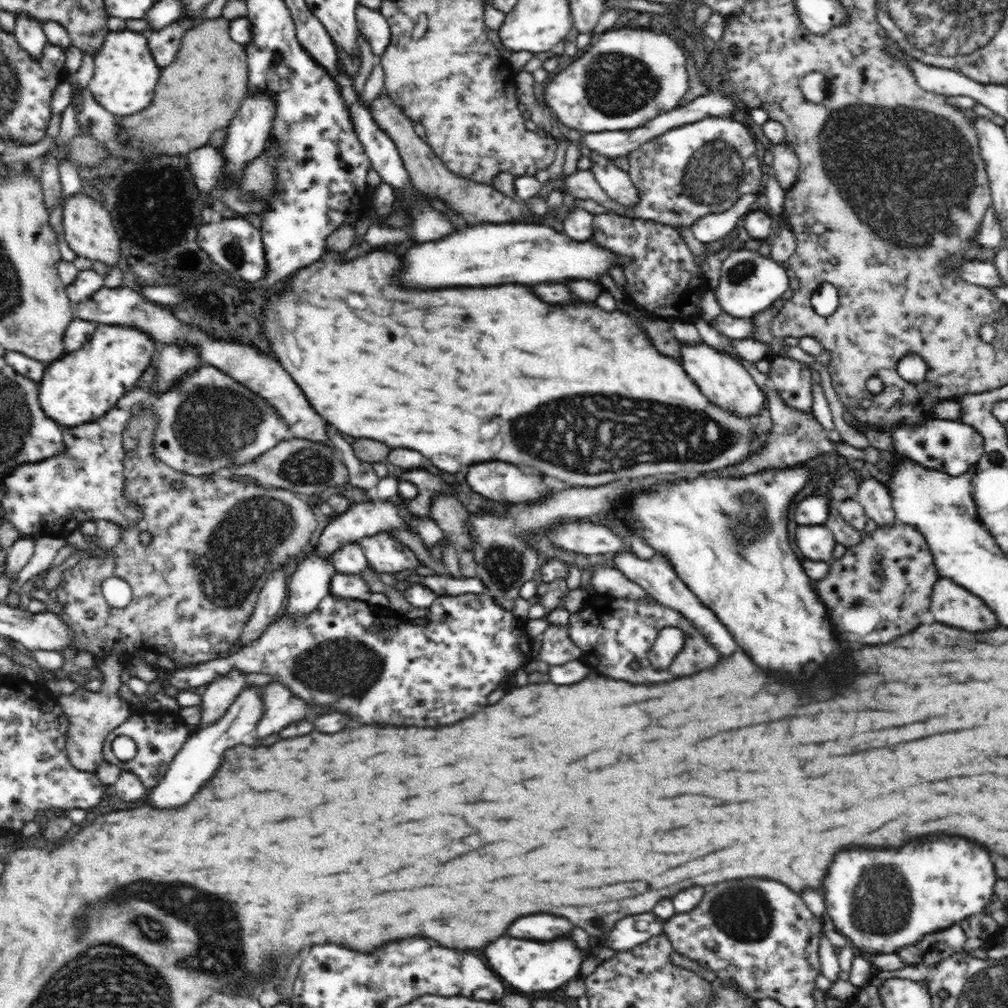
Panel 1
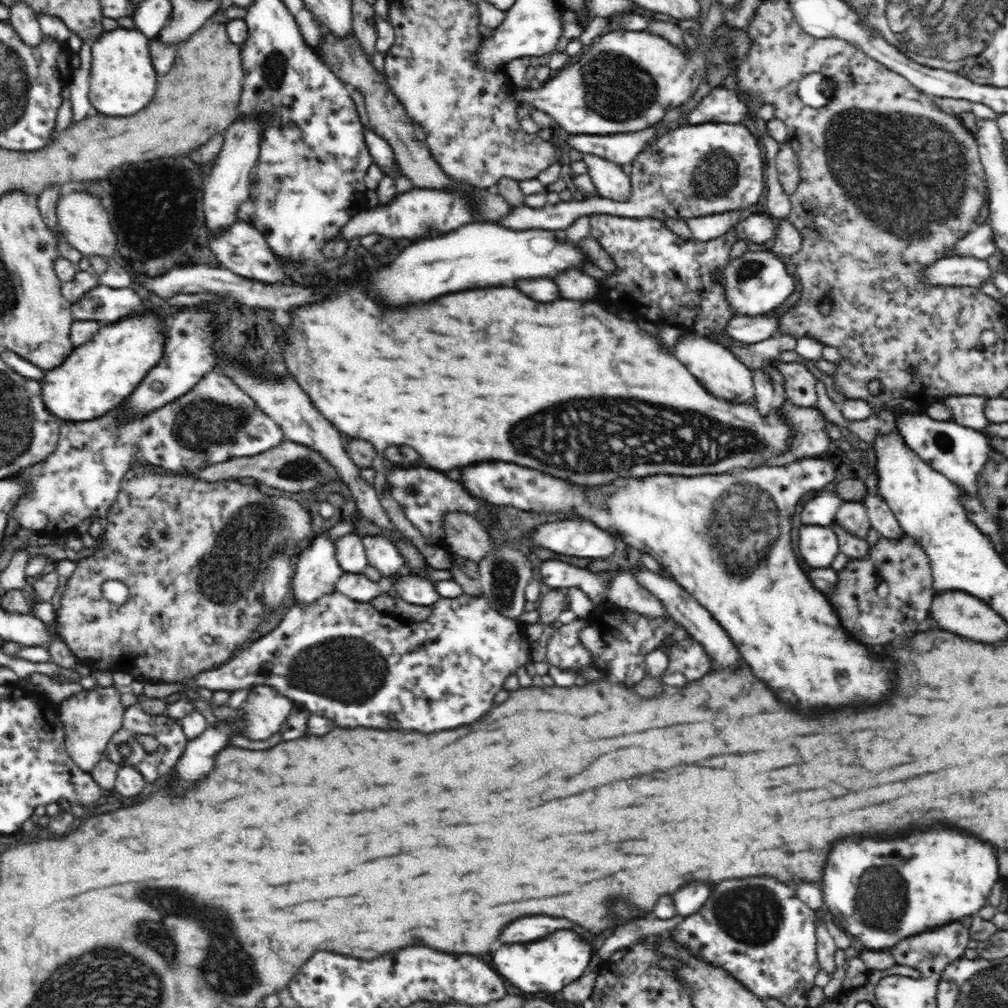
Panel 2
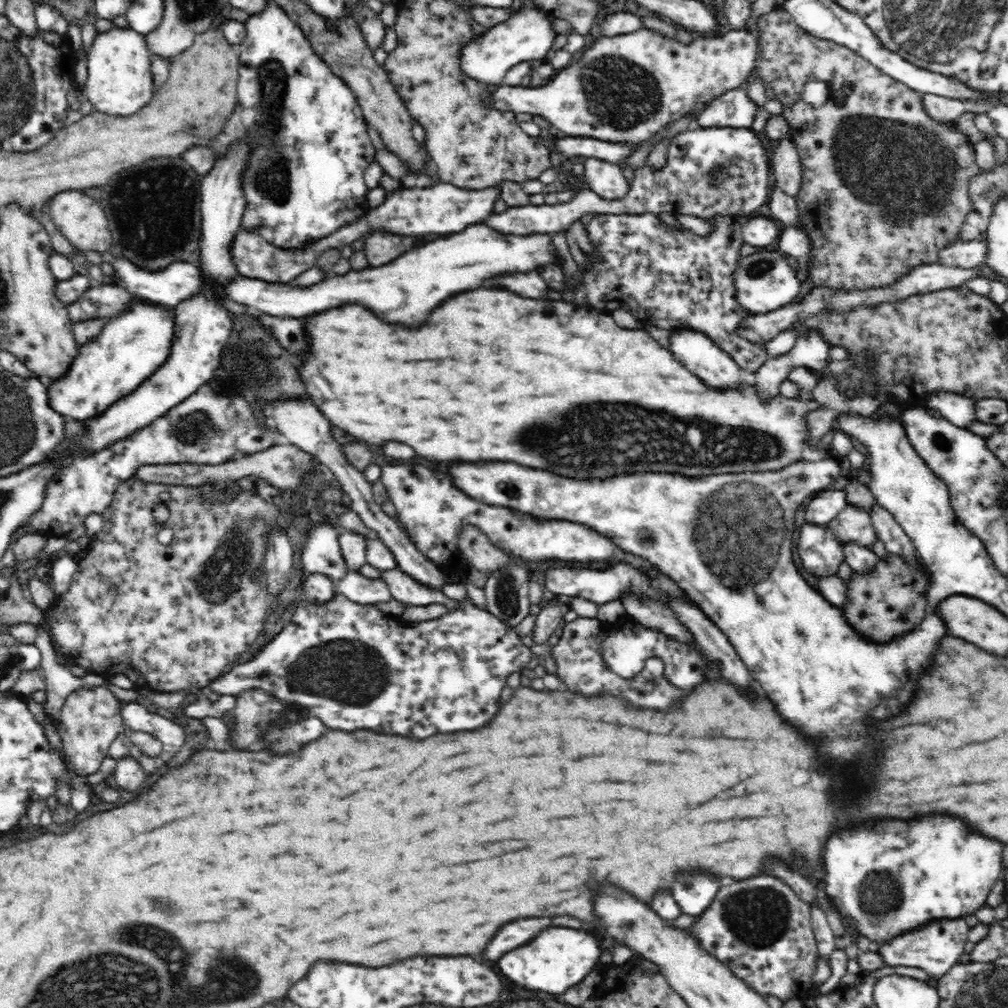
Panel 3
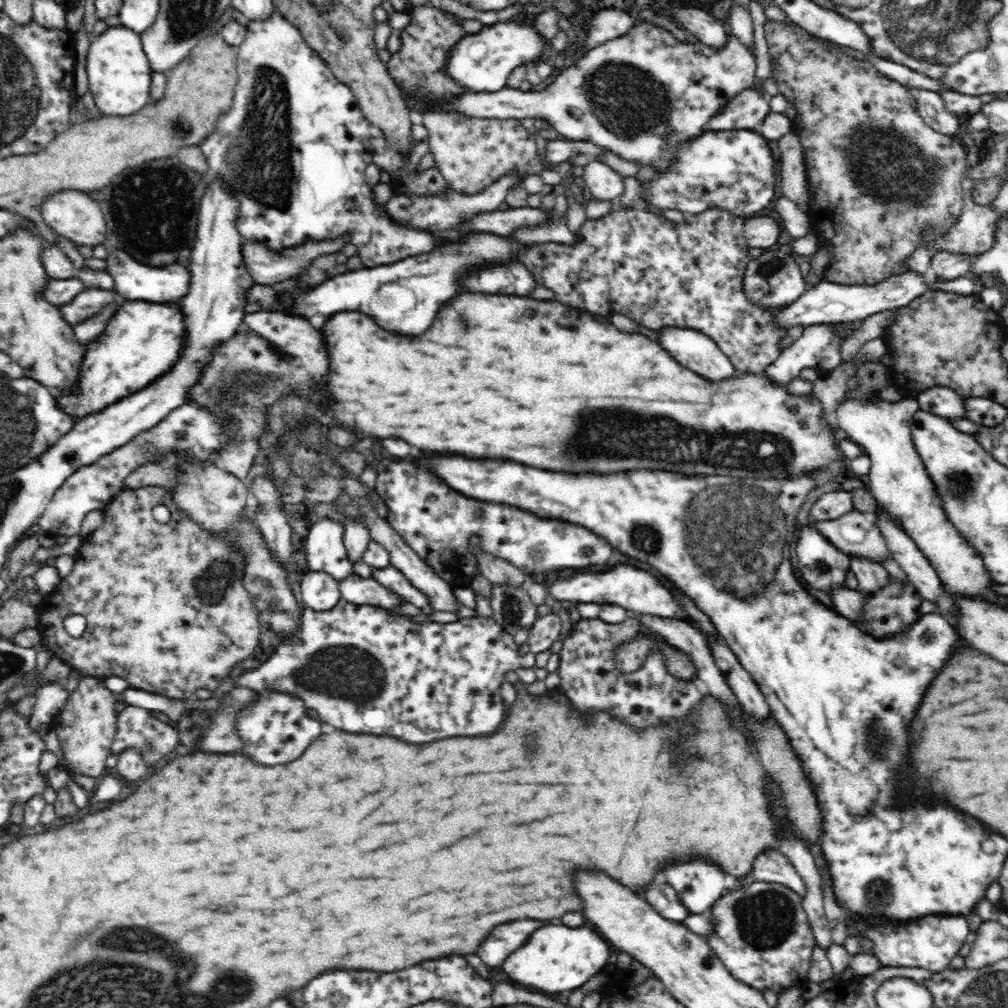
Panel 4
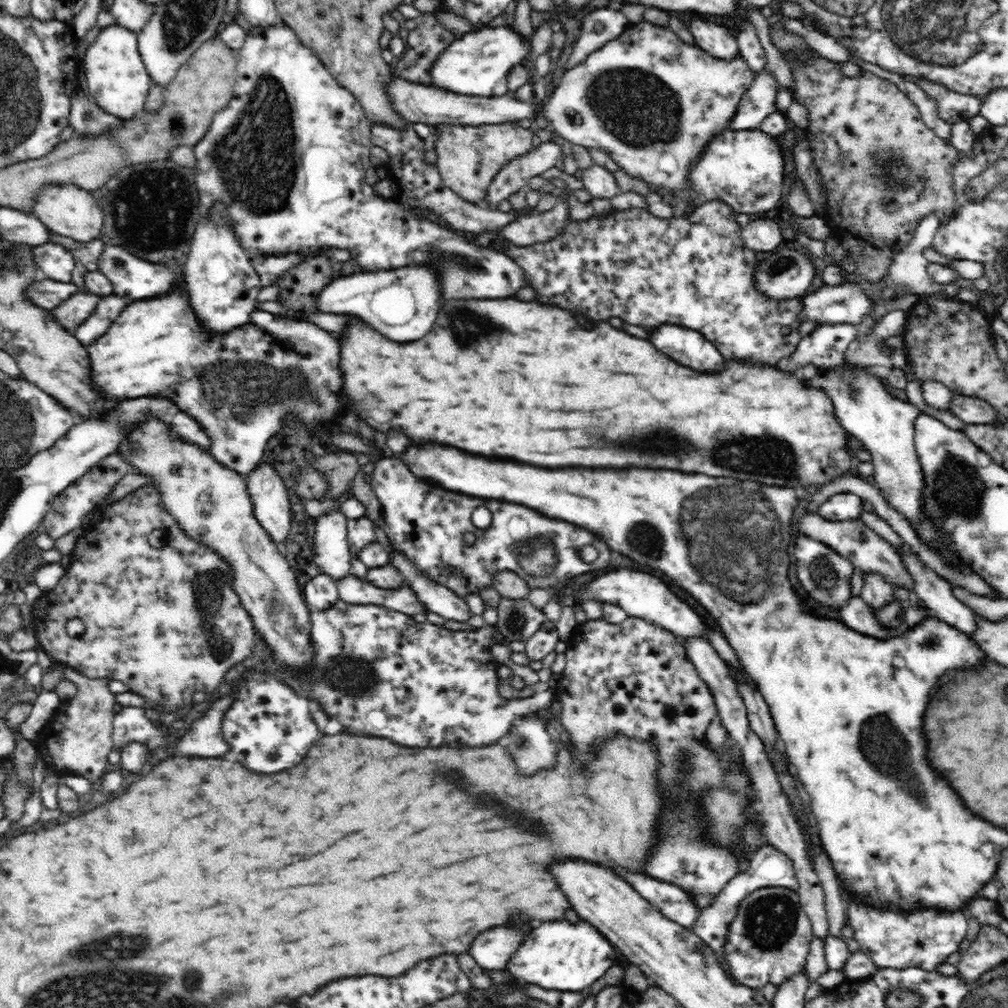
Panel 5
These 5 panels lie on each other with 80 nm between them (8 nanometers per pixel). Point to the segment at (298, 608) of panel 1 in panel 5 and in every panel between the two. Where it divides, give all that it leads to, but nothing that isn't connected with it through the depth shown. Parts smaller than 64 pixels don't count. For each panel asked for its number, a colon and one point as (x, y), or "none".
2: (317, 571)
3: (322, 553)
4: (325, 552)
5: (331, 554)

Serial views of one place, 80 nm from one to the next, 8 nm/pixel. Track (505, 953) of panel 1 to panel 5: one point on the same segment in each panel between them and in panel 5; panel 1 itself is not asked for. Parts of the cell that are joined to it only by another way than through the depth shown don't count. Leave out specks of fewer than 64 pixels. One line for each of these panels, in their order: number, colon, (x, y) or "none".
2: (547, 965)
3: (557, 959)
4: (556, 959)
5: (560, 955)

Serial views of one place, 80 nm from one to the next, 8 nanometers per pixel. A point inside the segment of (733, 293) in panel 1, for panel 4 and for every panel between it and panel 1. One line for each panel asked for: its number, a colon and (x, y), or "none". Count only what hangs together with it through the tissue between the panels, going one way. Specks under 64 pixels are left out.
2: (759, 281)
3: (764, 281)
4: (773, 280)

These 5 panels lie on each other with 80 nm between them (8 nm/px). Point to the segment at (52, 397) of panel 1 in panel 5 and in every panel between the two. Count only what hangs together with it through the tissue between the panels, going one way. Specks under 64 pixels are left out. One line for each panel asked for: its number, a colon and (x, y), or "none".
2: (98, 376)
3: (132, 345)
4: (142, 338)
5: (156, 346)

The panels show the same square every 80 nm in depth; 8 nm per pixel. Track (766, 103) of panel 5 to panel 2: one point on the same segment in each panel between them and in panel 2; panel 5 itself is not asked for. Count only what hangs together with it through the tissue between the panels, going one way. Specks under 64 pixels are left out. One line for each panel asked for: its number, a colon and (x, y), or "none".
2: (721, 104)
3: (735, 108)
4: (746, 110)

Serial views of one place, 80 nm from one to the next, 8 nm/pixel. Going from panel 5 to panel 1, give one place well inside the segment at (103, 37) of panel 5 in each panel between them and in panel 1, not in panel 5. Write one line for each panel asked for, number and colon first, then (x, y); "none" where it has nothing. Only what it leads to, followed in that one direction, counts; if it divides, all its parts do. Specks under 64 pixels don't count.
1: (125, 73)
2: (122, 79)
3: (120, 81)
4: (119, 75)

